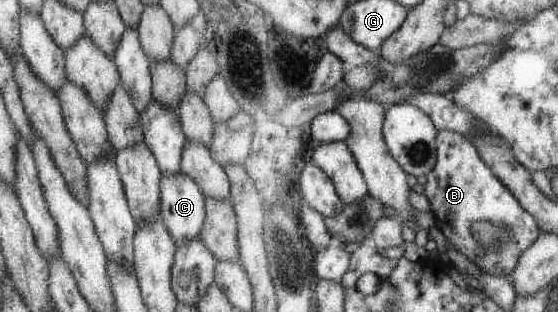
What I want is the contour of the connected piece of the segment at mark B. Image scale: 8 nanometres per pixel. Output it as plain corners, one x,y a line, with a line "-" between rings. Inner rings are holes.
443,129
438,133
437,140
438,162
435,169
426,175
427,181
424,183
424,195
434,211
437,227
451,247
466,255
479,269
510,277
523,251
529,249
542,234
538,219
519,203
509,187
487,165
479,148
465,135
-
483,221
505,225
509,239
503,239
499,247
483,249
473,228
475,223

